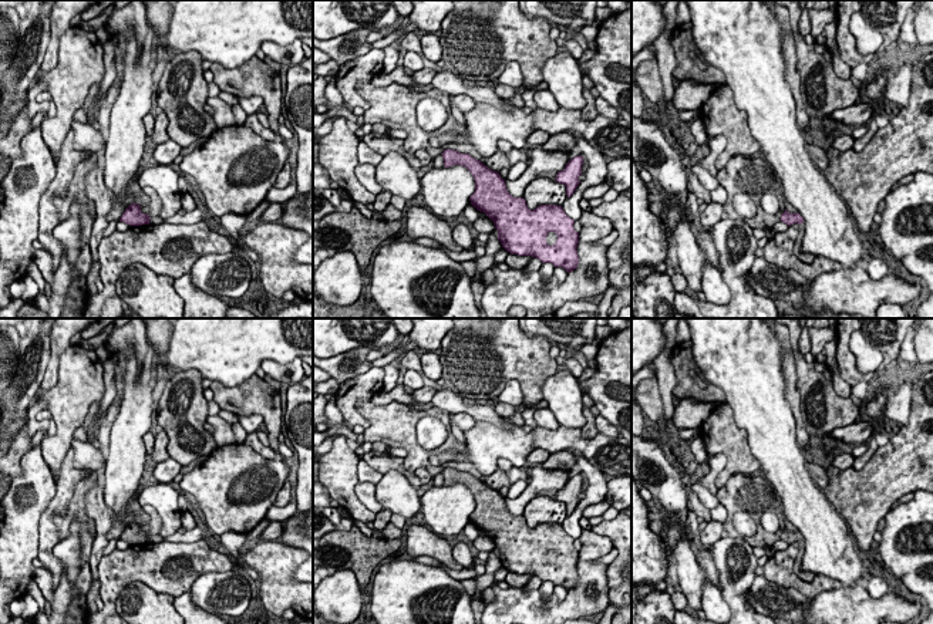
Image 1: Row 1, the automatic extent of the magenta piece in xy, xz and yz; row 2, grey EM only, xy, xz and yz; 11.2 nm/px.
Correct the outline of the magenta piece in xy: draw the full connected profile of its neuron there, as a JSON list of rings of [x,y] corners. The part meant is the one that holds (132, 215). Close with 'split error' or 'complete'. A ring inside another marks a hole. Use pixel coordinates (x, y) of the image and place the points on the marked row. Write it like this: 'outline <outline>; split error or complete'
outline [[[131,203],[119,219],[119,222],[124,222],[129,226],[149,225],[149,220],[149,215],[142,213],[138,203]]]; complete

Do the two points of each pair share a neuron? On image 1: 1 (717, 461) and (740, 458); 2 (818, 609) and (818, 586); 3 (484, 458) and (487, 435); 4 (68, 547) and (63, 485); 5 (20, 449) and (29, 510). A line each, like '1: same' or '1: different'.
1: different
2: different
3: same
4: different
5: different

